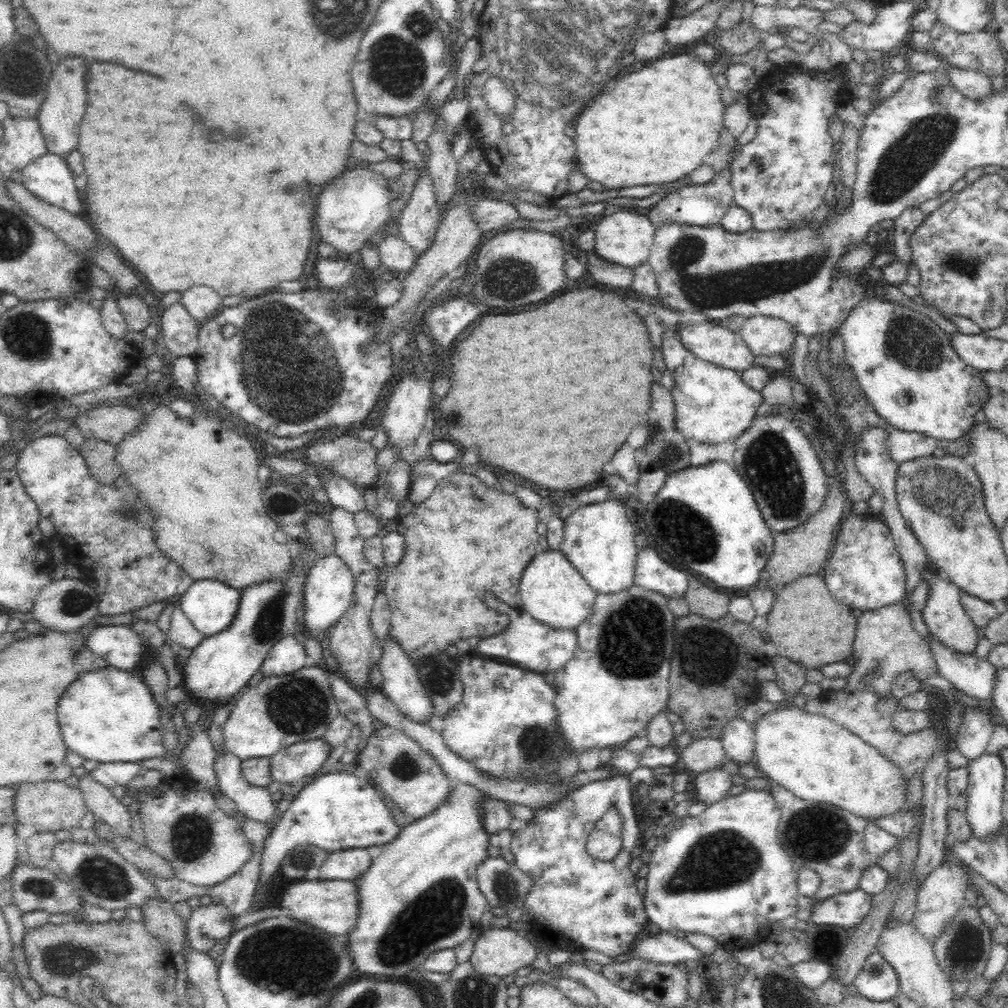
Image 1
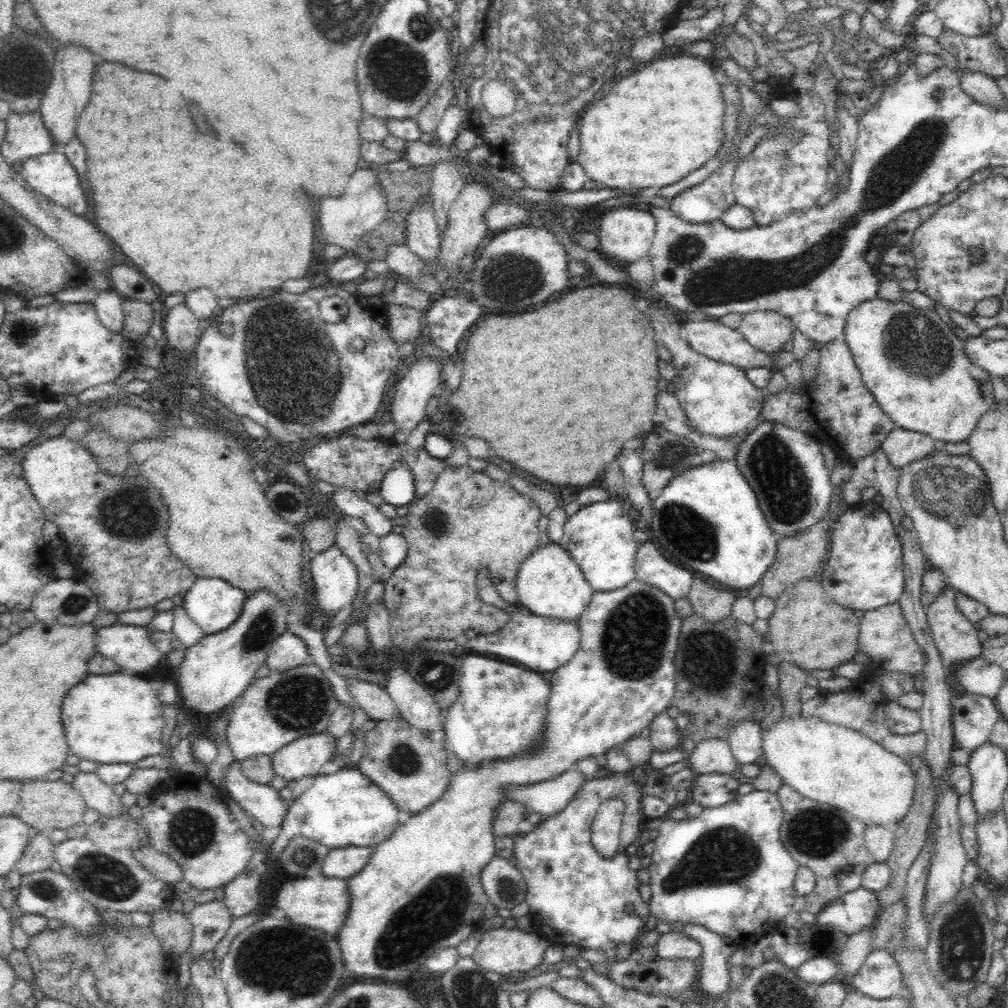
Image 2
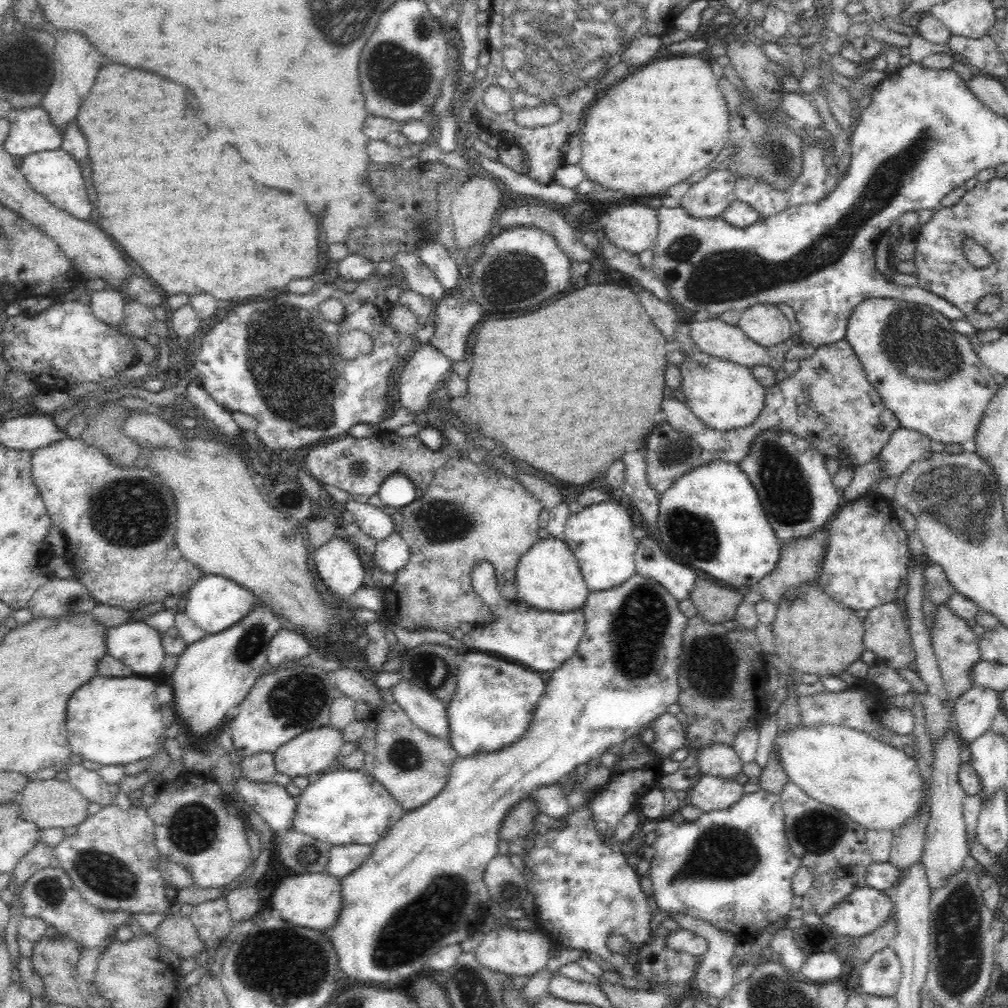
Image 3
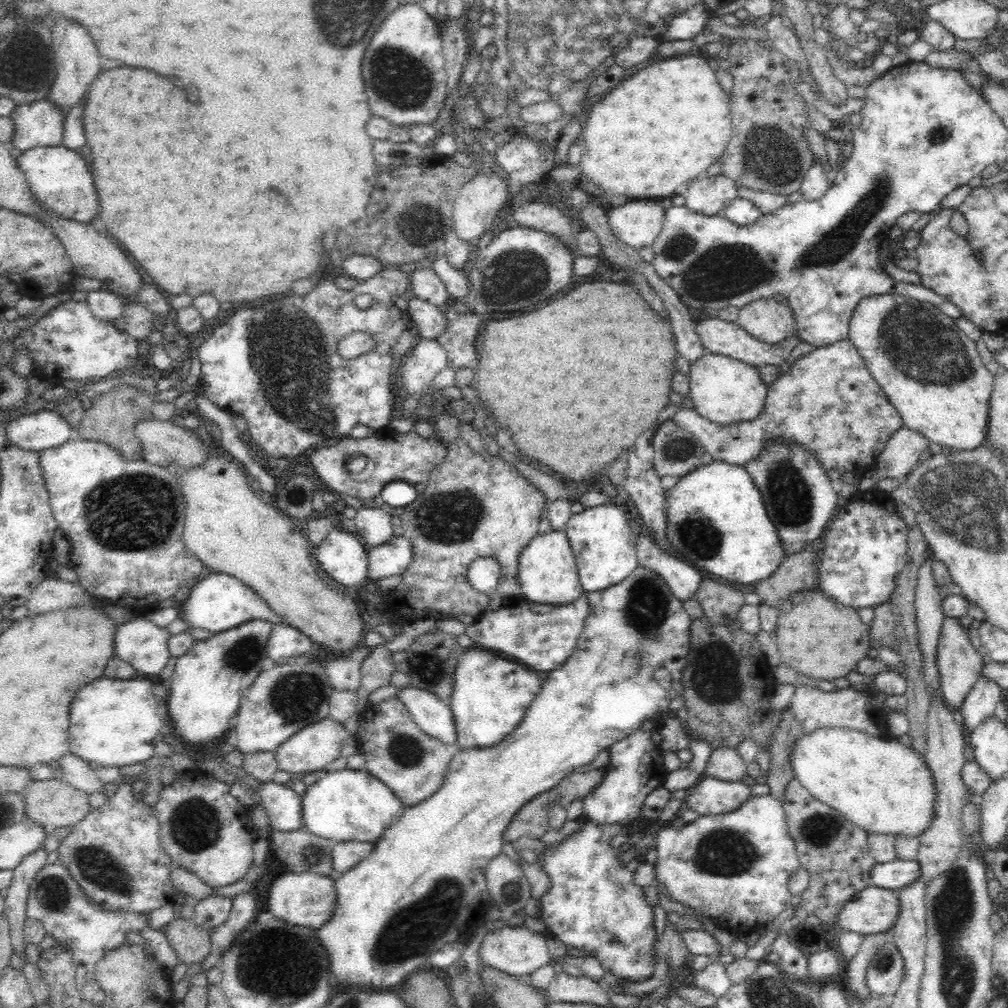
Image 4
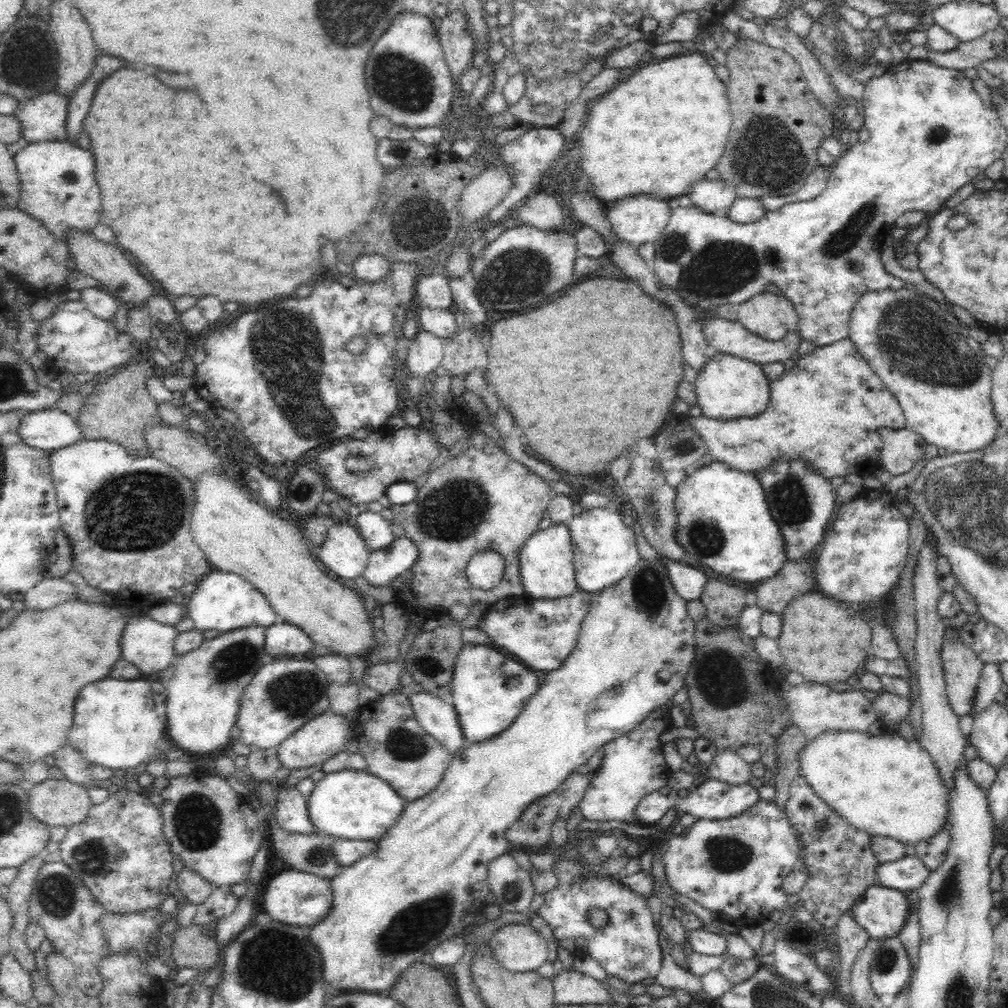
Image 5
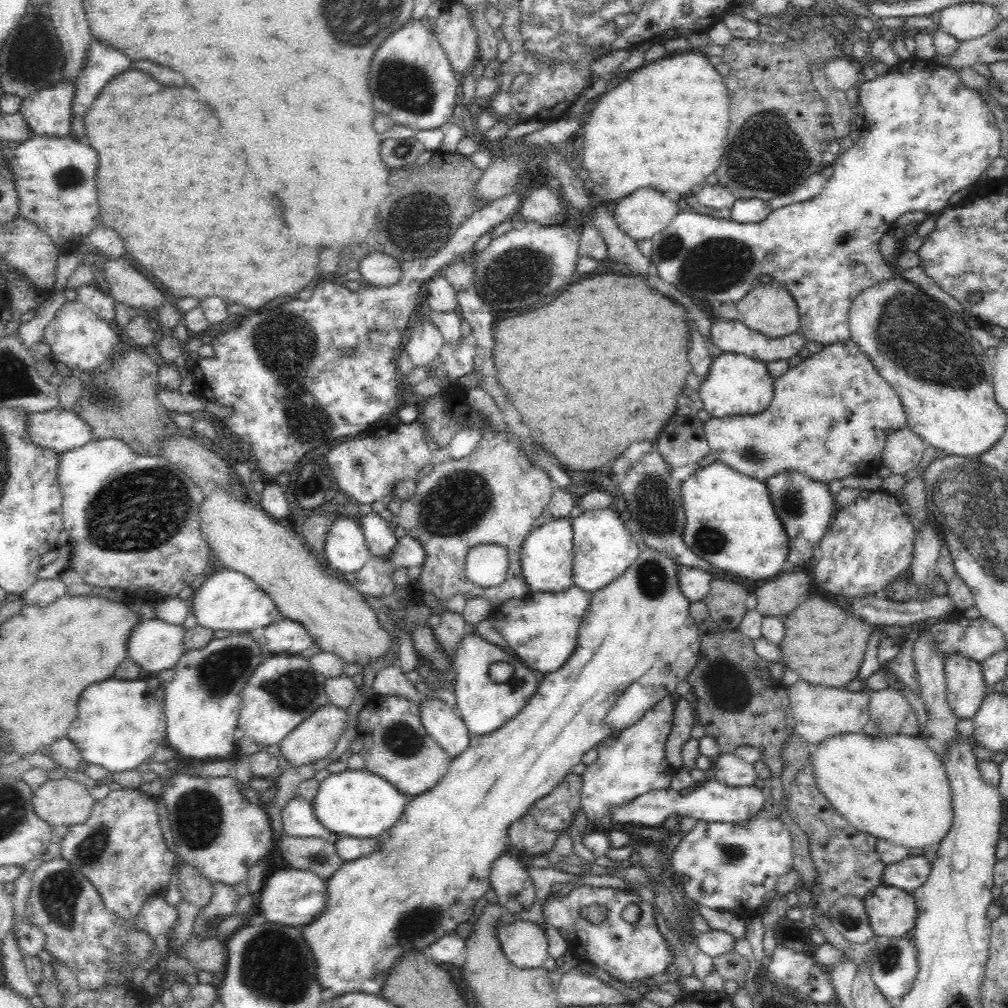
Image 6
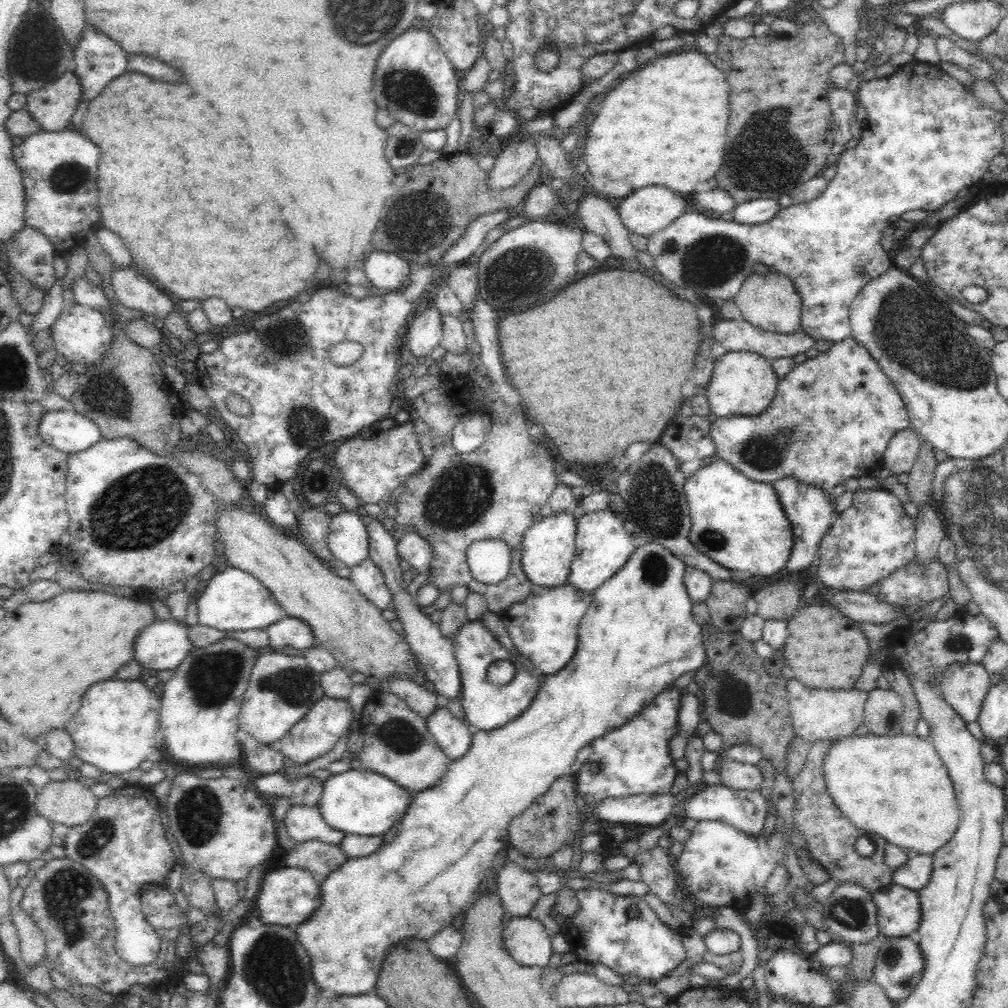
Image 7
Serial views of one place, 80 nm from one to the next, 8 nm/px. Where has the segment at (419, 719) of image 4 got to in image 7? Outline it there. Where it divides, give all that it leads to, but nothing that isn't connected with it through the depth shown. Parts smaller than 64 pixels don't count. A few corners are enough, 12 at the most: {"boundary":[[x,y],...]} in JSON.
{"boundary":[[447,707],[425,722],[452,761],[470,748],[472,730]]}

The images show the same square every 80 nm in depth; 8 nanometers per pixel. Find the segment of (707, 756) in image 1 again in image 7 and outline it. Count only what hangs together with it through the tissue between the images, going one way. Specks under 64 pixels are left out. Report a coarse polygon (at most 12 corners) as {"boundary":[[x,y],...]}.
{"boundary":[[721,754],[716,773],[723,786],[759,790],[756,765]]}

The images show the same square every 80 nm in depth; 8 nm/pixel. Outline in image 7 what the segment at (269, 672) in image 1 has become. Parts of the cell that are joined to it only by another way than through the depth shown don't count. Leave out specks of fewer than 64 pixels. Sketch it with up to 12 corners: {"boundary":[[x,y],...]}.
{"boundary":[[288,615],[266,629],[267,650],[315,645],[312,629]]}

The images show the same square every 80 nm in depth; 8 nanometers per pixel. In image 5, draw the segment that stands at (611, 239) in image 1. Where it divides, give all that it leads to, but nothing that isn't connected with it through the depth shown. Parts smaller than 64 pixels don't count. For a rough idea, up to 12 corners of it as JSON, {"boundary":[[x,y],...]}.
{"boundary":[[632,196],[606,211],[616,238],[654,243],[670,202]]}

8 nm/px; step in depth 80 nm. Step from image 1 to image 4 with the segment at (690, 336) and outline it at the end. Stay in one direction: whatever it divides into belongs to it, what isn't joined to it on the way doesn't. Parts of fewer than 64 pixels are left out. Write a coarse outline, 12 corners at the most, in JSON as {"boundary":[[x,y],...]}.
{"boundary":[[721,318],[696,323],[709,354],[744,364],[780,367],[802,340],[776,344]]}

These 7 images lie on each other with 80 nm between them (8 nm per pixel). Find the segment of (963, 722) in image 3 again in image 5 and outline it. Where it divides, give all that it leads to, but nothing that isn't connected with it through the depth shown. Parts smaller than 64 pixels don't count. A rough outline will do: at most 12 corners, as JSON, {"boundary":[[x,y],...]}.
{"boundary":[[985,664],[972,699],[973,719],[996,703],[999,664]]}

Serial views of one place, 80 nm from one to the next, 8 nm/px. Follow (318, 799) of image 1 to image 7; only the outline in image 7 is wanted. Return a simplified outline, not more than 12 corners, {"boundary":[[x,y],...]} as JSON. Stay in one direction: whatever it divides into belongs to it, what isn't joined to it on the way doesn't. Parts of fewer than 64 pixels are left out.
{"boundary":[[377,772],[323,782],[317,807],[346,835],[384,836],[414,793]]}

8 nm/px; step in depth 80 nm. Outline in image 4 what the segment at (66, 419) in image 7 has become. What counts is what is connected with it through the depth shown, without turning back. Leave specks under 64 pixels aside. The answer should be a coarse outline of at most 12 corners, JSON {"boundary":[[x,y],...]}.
{"boundary":[[42,409],[6,424],[9,444],[40,452],[65,444],[64,417]]}

